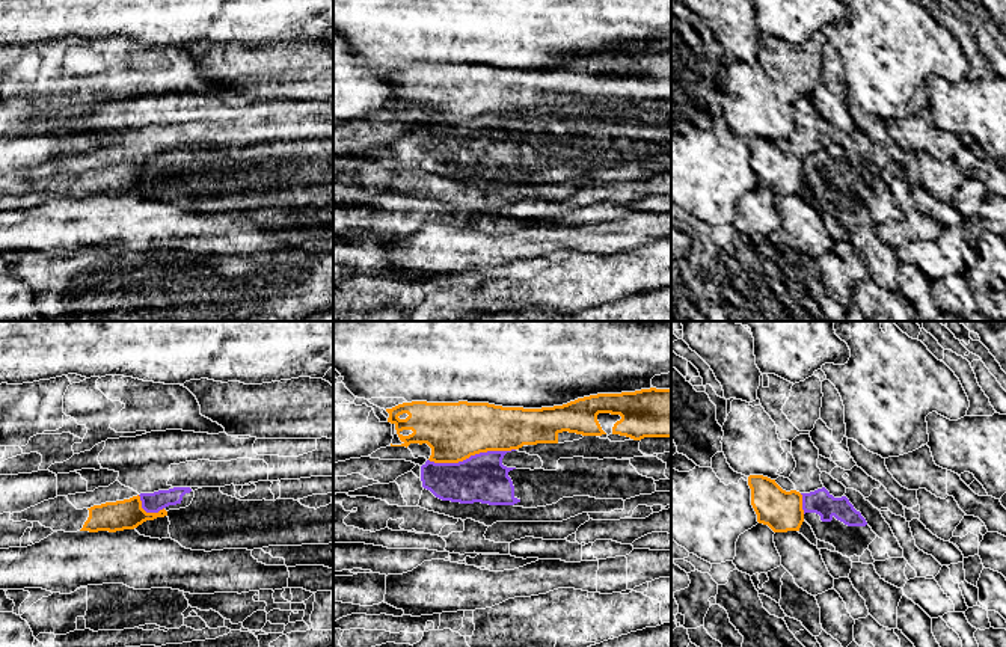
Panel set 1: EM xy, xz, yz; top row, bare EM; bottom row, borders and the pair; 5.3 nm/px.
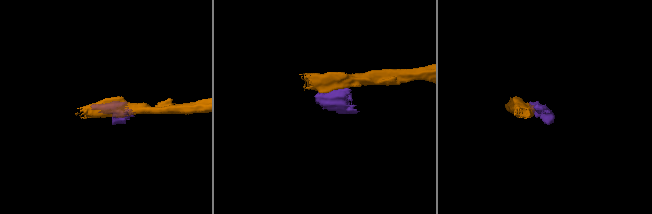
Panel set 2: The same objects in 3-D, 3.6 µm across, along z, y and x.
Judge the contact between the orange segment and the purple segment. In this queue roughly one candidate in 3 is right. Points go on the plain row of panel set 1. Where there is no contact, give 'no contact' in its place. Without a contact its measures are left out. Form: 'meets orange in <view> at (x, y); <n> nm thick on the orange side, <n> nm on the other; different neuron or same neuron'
meets orange in xz at (471, 116); 320 nm thick on the orange side, 260 nm on the other; different neuron

